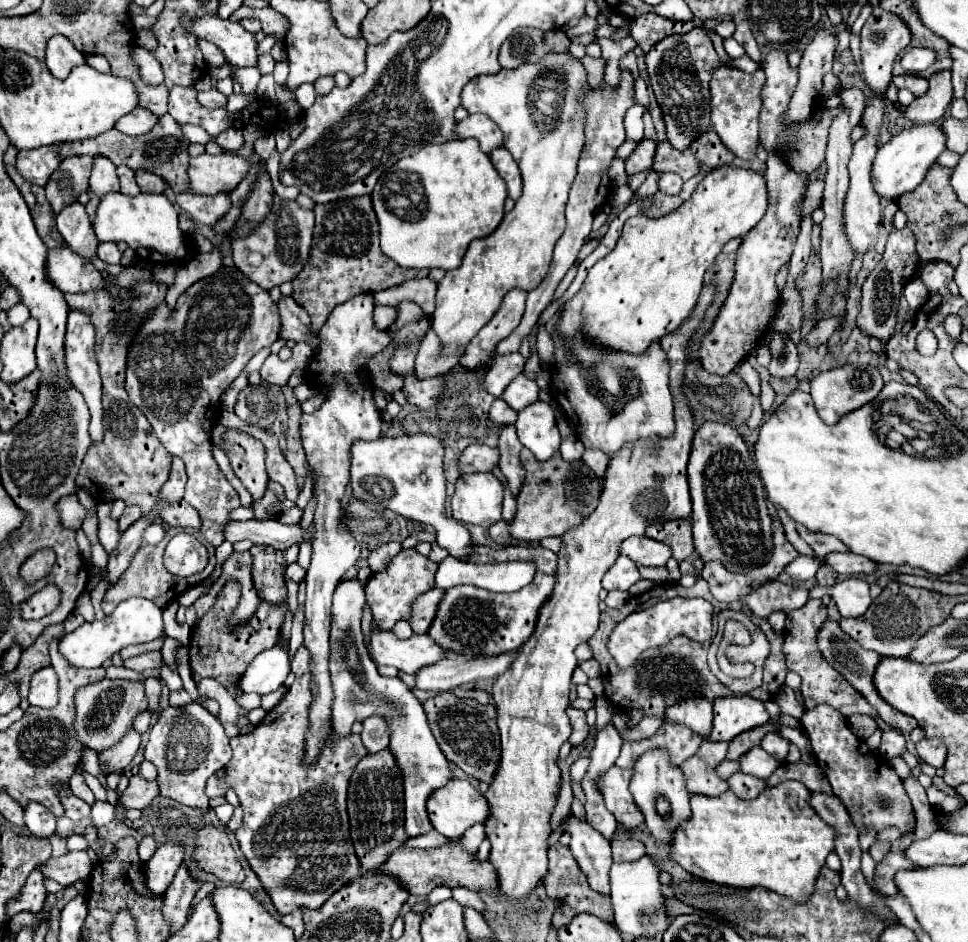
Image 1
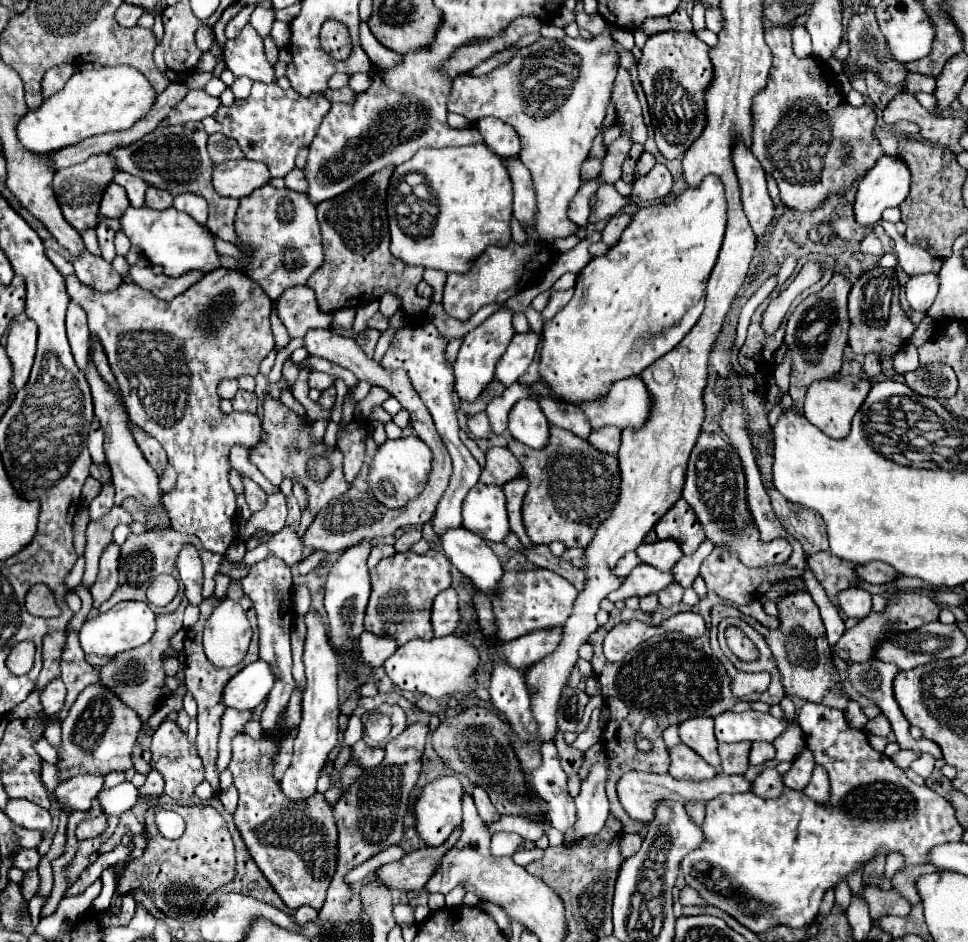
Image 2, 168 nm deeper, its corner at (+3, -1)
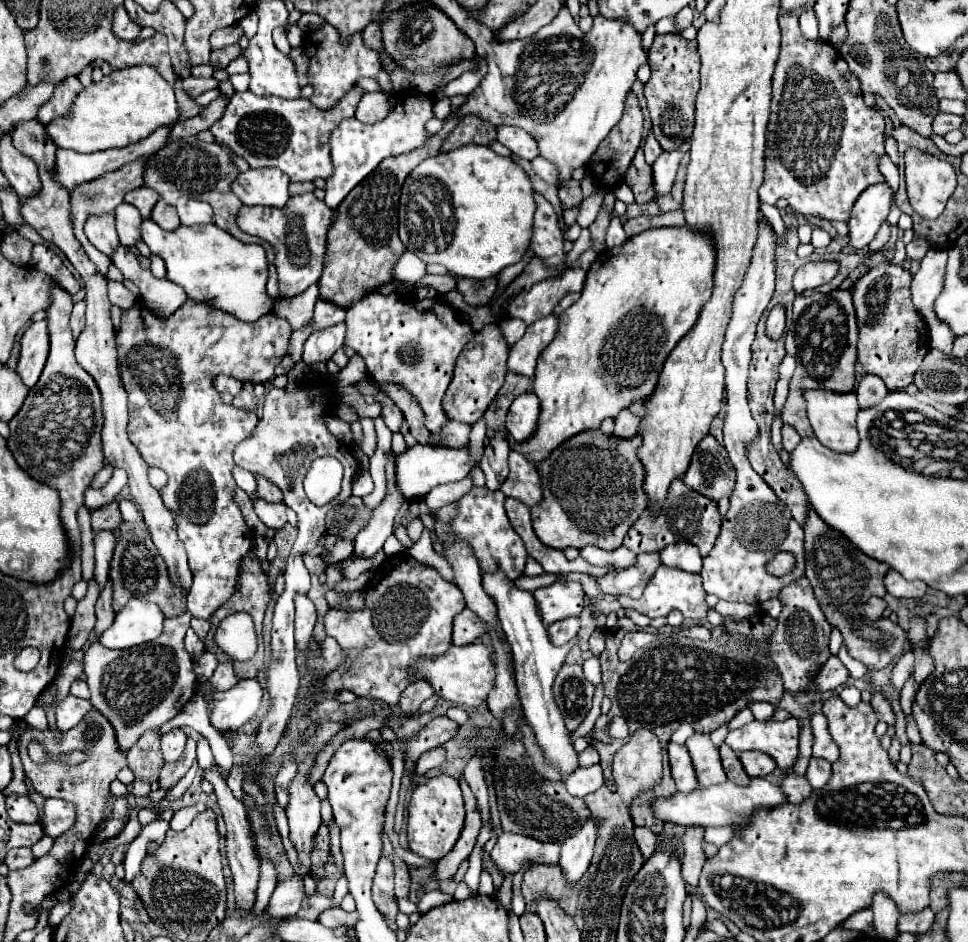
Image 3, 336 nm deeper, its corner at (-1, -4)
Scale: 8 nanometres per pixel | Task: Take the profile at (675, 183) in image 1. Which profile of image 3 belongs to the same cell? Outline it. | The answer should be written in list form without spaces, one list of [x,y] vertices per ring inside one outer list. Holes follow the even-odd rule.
[[[689,142],[683,144],[683,148],[675,150],[675,152],[663,152],[659,156],[659,160],[655,160],[653,164],[653,188],[655,188],[655,198],[665,196],[667,192],[671,192],[675,174],[677,174],[677,166],[681,162],[681,156],[689,150]]]

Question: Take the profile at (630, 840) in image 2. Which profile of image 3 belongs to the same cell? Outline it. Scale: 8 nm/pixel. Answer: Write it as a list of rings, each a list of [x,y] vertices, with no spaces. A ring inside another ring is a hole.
[[[635,828],[635,842],[643,854],[643,858],[647,860],[653,852],[655,852],[655,844],[657,844],[657,834],[653,834],[647,828]]]

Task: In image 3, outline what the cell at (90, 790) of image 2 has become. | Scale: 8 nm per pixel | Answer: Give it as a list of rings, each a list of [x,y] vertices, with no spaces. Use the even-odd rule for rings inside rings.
[[[47,798],[39,822],[47,836],[61,836],[75,824],[75,806],[61,798]]]

